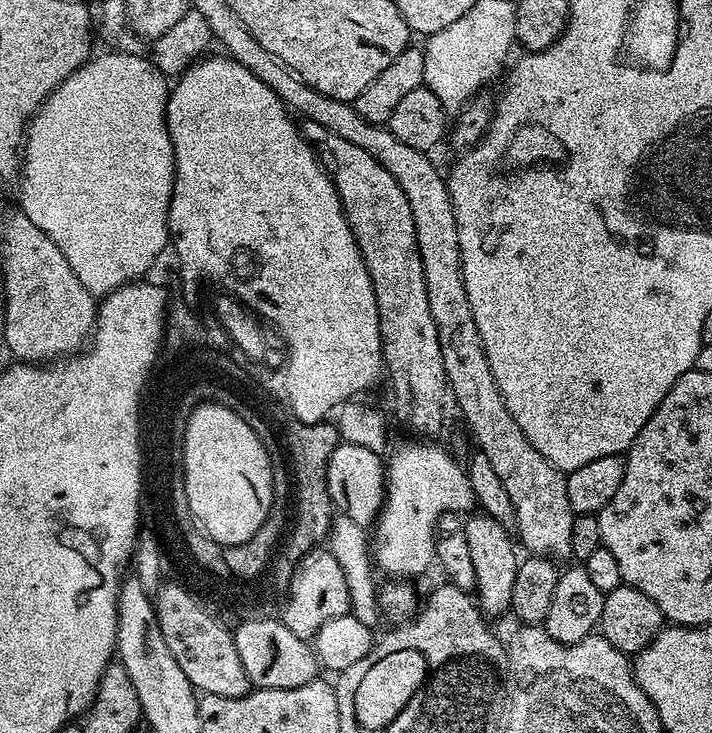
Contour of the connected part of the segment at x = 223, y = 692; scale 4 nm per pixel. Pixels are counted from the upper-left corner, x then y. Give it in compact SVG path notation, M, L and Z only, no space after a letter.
M162 583L159 592L154 596L154 603L163 621L160 629L166 638L166 646L170 646L174 662L182 666L182 674L190 678L197 693L226 698L248 695L248 674L242 664L242 658L238 656L233 633L229 629L227 632L215 615L200 611L184 592L178 588L168 588L165 583Z

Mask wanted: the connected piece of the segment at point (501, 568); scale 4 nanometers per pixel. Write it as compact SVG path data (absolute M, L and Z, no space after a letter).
M487 514L475 515L464 520L466 546L470 549L470 562L474 562L476 579L474 596L484 616L493 618L492 616L500 616L503 612L507 613L512 607L512 591L518 567L517 545L514 543L513 533L498 522L494 522L494 518L490 518Z

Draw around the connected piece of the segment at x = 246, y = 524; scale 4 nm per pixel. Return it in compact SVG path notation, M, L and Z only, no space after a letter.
M204 408L197 412L192 420L190 430L185 431L184 459L188 462L188 492L192 499L192 507L200 519L207 524L209 532L217 540L236 543L255 532L256 526L263 520L264 509L268 507L268 463L260 444L248 428L232 416L231 412L220 411L220 408Z

